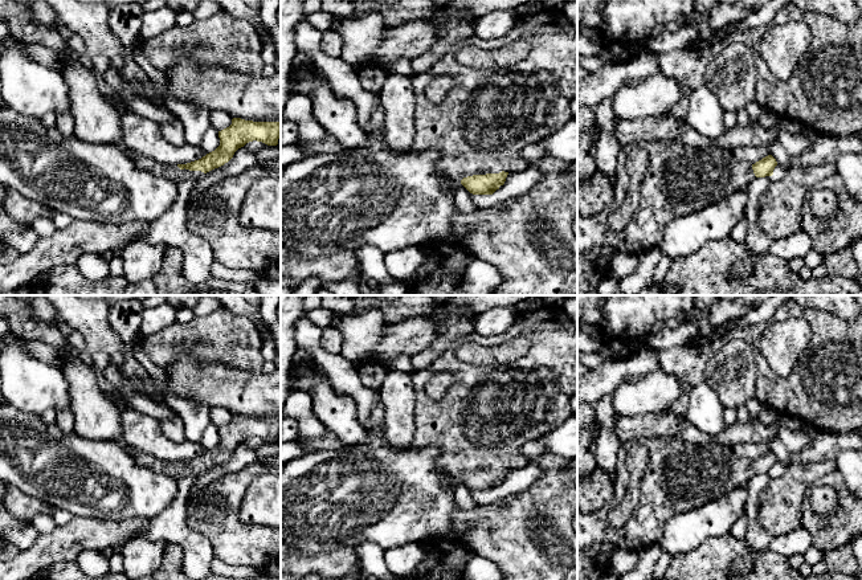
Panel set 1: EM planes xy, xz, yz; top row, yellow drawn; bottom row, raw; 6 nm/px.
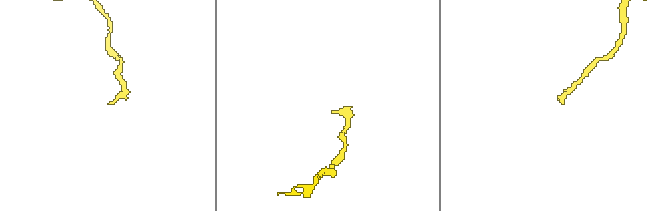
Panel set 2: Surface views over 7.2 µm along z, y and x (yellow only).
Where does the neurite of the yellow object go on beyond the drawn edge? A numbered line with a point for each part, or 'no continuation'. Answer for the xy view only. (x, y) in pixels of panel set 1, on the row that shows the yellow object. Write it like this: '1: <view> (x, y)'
1: xy (172, 172)

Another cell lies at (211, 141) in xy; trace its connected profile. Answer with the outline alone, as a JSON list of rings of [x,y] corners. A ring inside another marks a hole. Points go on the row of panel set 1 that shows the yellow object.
[[[209,126],[204,132],[200,146],[207,154],[215,151],[220,146],[218,131]]]

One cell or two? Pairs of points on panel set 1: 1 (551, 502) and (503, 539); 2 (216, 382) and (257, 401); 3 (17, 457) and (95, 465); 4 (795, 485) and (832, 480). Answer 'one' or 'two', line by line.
1: one
2: one
3: one
4: two

